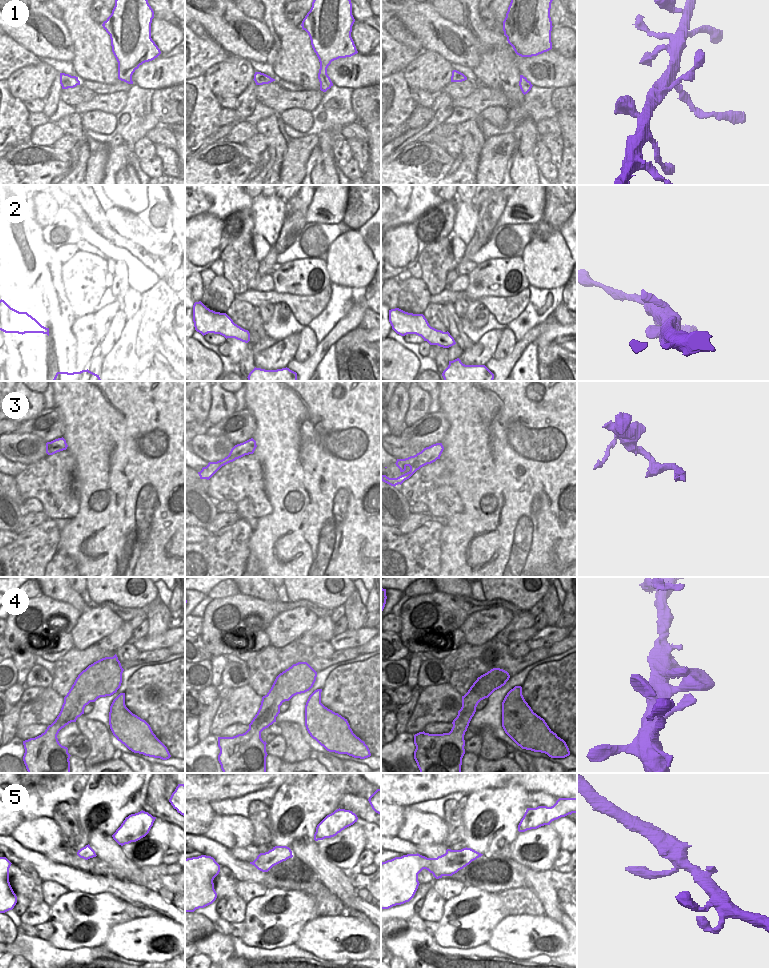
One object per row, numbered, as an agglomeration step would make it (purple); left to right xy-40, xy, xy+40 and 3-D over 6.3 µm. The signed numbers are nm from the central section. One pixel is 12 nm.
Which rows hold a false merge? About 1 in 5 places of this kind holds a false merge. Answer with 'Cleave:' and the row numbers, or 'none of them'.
Cleave: none of them

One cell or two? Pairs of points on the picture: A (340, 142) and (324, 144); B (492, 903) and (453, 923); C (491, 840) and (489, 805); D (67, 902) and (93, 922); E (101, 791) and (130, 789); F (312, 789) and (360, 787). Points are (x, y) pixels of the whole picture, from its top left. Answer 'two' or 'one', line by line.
A: two
B: one
C: one
D: one
E: one
F: two

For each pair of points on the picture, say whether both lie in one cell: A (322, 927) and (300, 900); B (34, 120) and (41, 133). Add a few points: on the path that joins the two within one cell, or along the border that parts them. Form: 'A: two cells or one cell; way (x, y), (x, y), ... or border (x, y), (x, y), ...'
A: two cells; border (318, 916), (305, 924), (300, 931), (300, 936)
B: two cells; border (49, 120), (35, 128)

